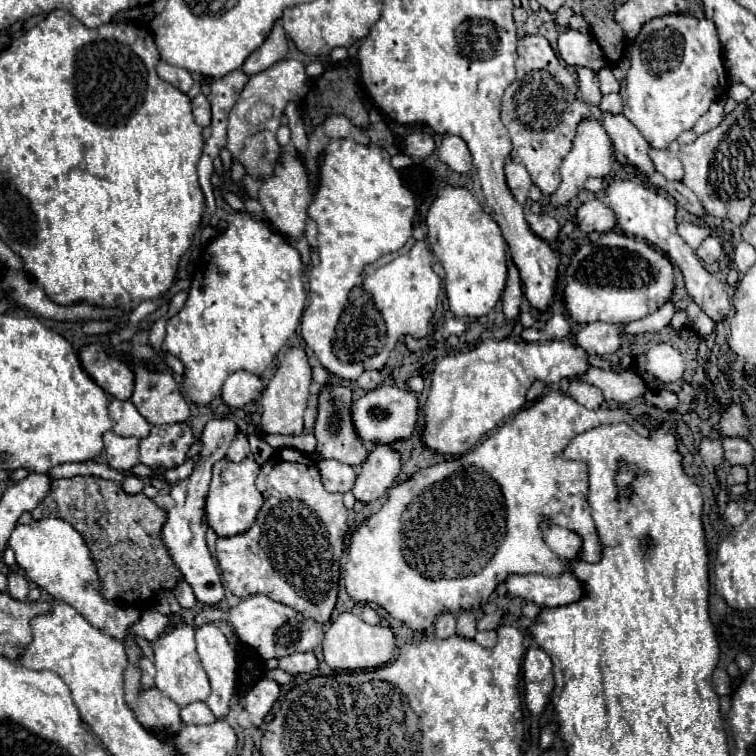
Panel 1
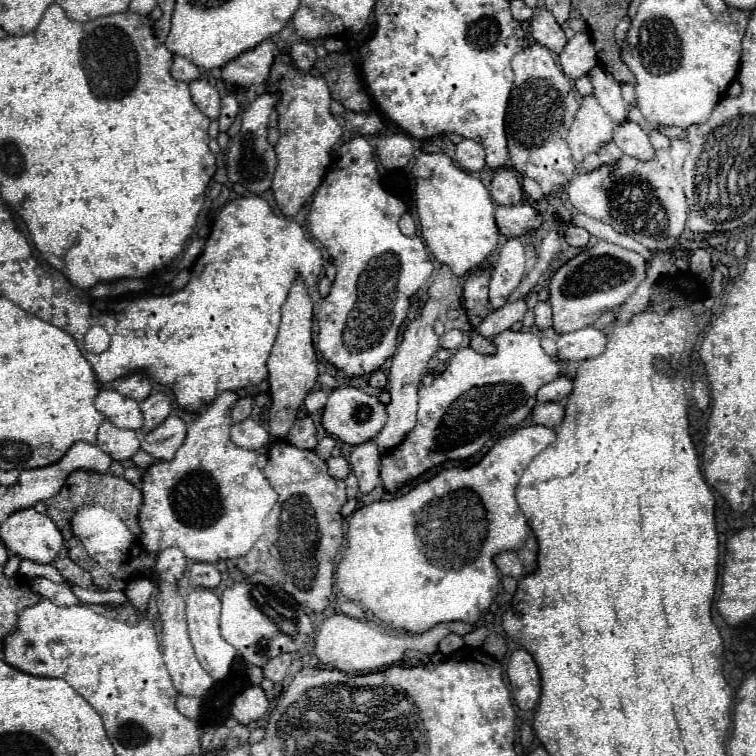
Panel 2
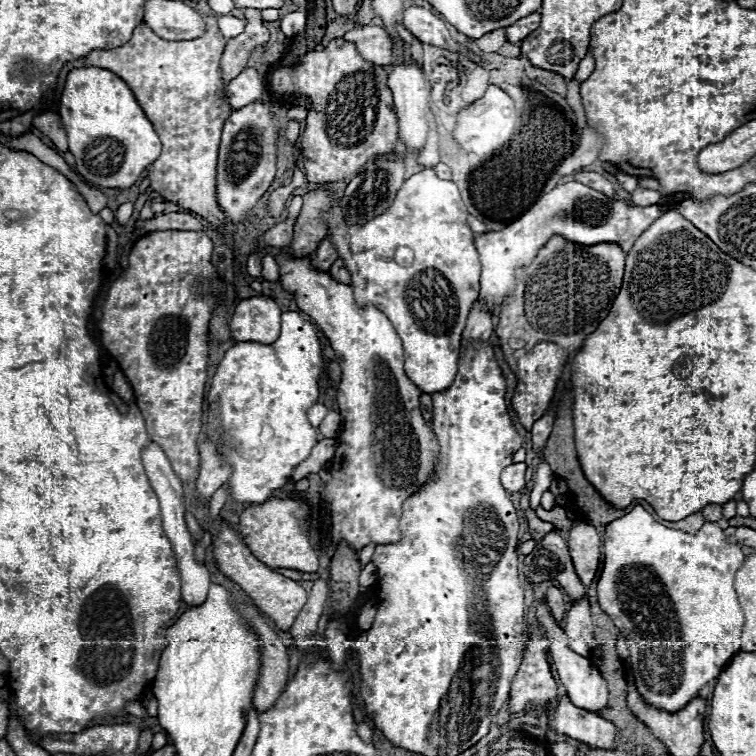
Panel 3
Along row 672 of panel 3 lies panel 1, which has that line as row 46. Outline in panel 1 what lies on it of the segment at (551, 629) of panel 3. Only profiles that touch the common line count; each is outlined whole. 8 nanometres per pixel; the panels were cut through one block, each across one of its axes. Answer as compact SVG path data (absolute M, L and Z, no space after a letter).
M570 28L560 34L558 52L564 58L564 62L574 68L584 66L594 72L600 72L608 64L604 50L590 34L580 34L578 30L570 30Z

